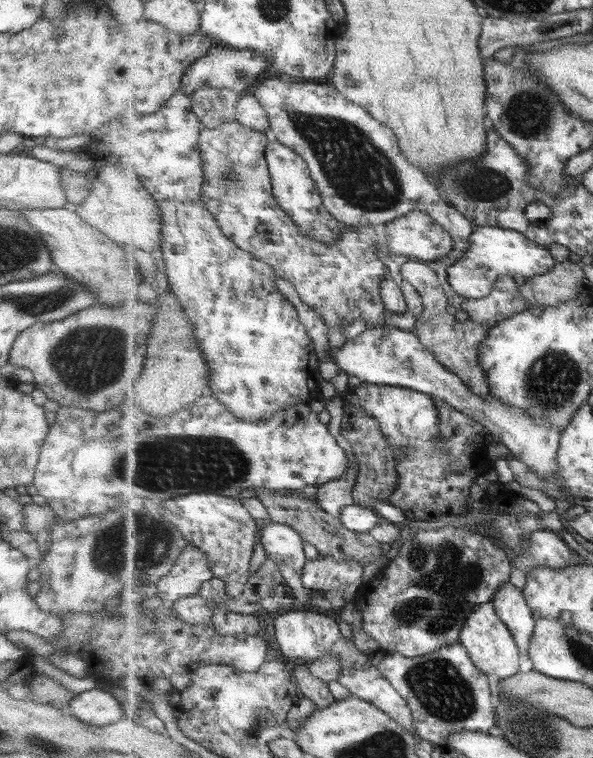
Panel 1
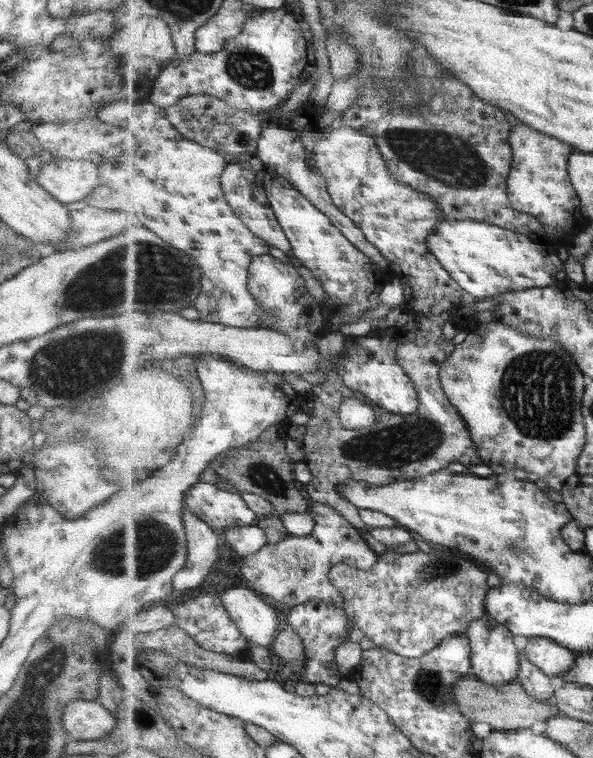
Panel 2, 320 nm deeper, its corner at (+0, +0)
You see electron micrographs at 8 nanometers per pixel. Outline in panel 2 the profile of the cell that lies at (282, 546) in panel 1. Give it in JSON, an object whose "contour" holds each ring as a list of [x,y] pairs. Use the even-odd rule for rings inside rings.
{"contour":[[[234,526],[220,536],[241,557],[255,554],[269,544],[266,530],[253,526]]]}

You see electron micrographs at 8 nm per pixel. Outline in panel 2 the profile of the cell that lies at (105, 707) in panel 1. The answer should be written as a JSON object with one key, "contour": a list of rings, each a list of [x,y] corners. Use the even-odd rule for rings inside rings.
{"contour":[[[95,700],[68,702],[63,707],[60,720],[67,738],[75,741],[100,740],[116,724],[115,717]]]}

